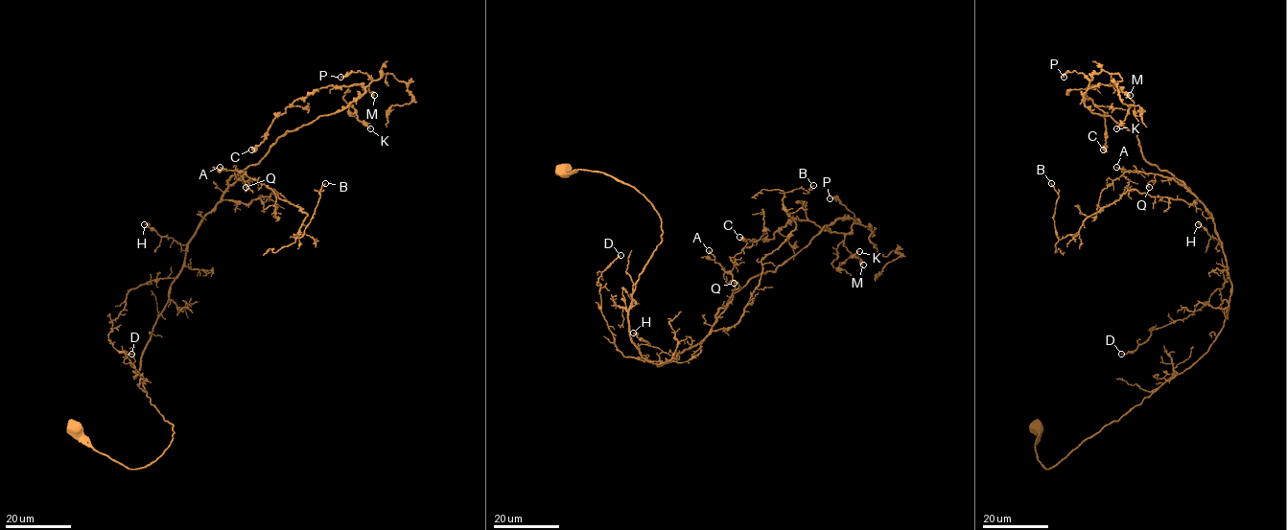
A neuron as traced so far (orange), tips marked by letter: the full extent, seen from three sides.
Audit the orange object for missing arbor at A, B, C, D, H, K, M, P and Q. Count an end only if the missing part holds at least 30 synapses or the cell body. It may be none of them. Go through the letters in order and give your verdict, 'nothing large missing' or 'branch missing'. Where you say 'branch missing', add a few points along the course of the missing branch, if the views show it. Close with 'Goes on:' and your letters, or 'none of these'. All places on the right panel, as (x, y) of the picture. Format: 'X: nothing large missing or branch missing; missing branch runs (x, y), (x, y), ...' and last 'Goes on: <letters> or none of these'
A: nothing large missing
B: nothing large missing
C: nothing large missing
D: nothing large missing
H: nothing large missing
K: nothing large missing
M: nothing large missing
P: nothing large missing
Q: nothing large missing
Goes on: none of these

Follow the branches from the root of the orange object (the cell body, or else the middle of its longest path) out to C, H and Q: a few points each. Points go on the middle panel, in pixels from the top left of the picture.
C: (564, 171), (628, 184), (661, 218), (627, 317), (658, 365), (854, 219), (739, 237)
H: (564, 171), (628, 184), (661, 218), (662, 241), (633, 292), (628, 334), (647, 361), (673, 358), (633, 333)
Q: (564, 171), (628, 184), (661, 218), (627, 317), (647, 361), (697, 345), (734, 283)

